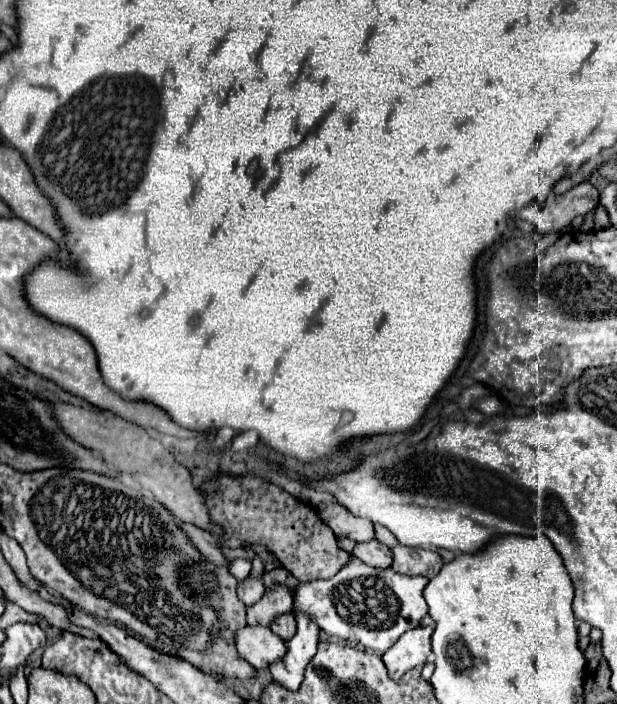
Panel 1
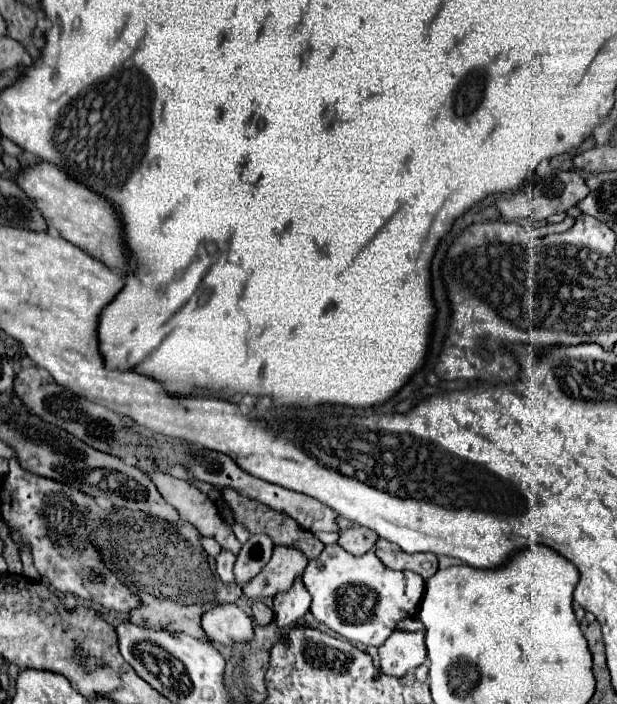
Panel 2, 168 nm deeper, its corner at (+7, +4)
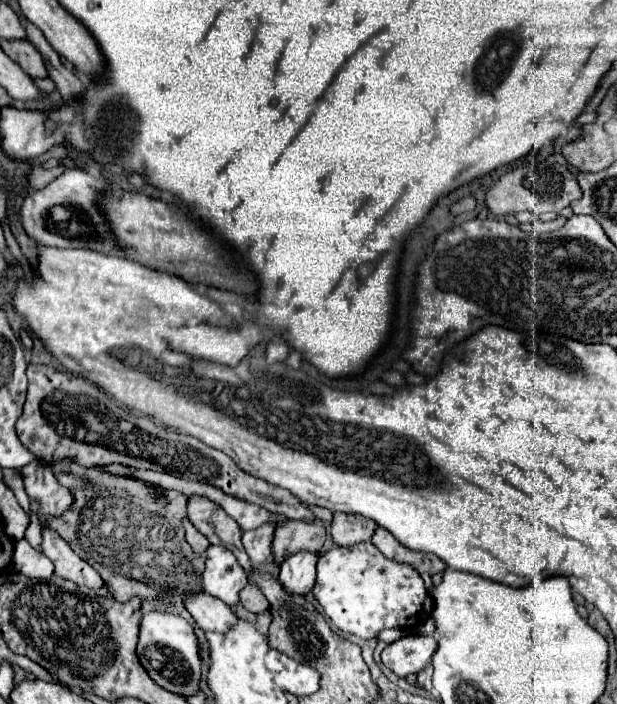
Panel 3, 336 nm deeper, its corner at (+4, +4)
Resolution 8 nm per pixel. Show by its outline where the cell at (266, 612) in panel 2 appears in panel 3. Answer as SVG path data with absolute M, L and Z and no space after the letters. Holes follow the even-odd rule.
M246 584L246 586L242 588L242 592L240 592L240 602L242 602L242 606L244 606L248 612L252 612L252 614L260 614L260 612L264 612L264 610L270 608L270 604L268 604L268 600L264 598L262 590L260 590L258 586L252 586L252 584Z

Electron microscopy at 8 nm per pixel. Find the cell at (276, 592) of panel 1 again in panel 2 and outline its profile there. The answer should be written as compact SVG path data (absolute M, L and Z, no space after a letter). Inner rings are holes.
M275 548L269 564L253 578L253 582L243 586L243 594L249 600L275 598L279 592L293 588L295 580L303 576L307 562L309 560L293 548Z

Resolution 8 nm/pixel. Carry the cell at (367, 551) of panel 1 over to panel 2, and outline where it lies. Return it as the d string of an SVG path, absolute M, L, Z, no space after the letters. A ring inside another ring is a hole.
M355 524L349 530L339 532L339 546L343 546L353 556L363 556L365 552L369 552L375 546L377 540L379 540L379 536L373 530L363 528L359 524Z

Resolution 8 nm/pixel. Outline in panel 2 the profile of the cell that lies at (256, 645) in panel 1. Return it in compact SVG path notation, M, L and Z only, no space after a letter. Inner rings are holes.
M223 604L203 614L203 630L213 642L233 646L233 642L251 642L255 628L251 618L235 604Z

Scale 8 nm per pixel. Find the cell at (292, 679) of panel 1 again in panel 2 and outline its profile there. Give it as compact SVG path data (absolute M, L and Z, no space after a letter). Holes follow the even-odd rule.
M301 580L299 584L293 586L289 592L283 592L281 596L275 596L273 600L273 610L275 610L275 624L279 628L279 638L287 642L287 630L297 624L299 618L303 618L309 610L309 592L305 592L305 586Z

